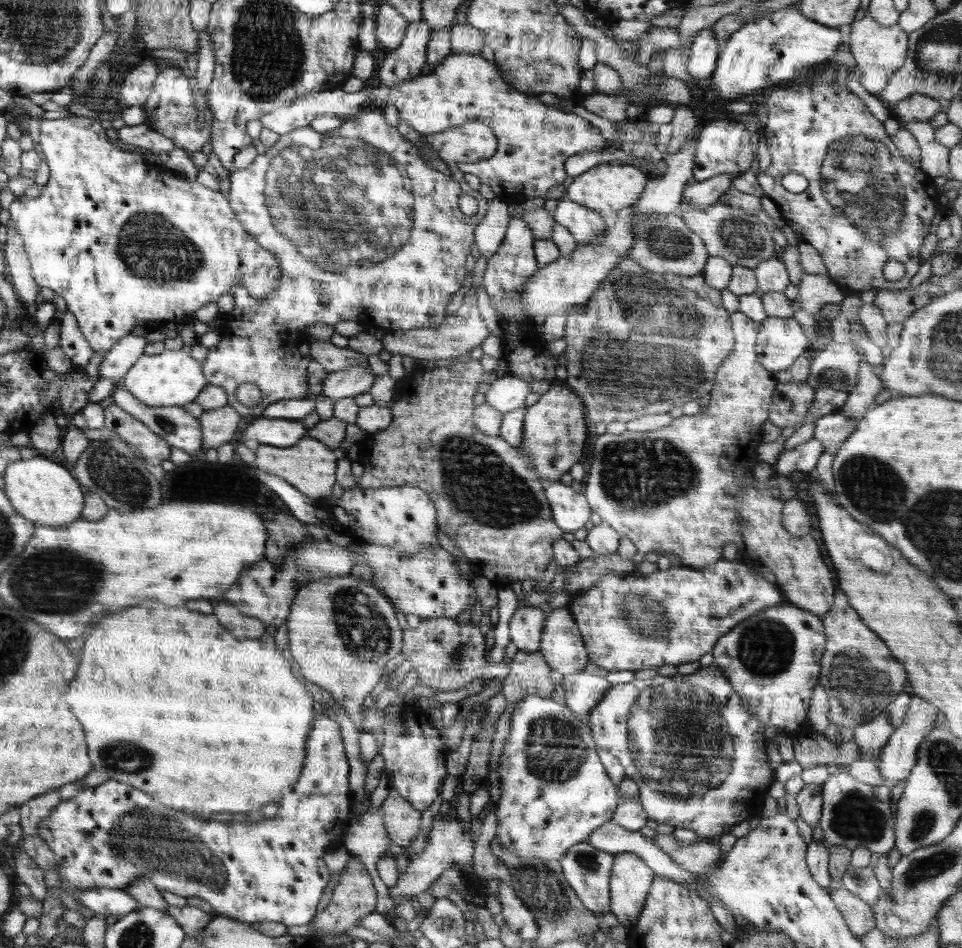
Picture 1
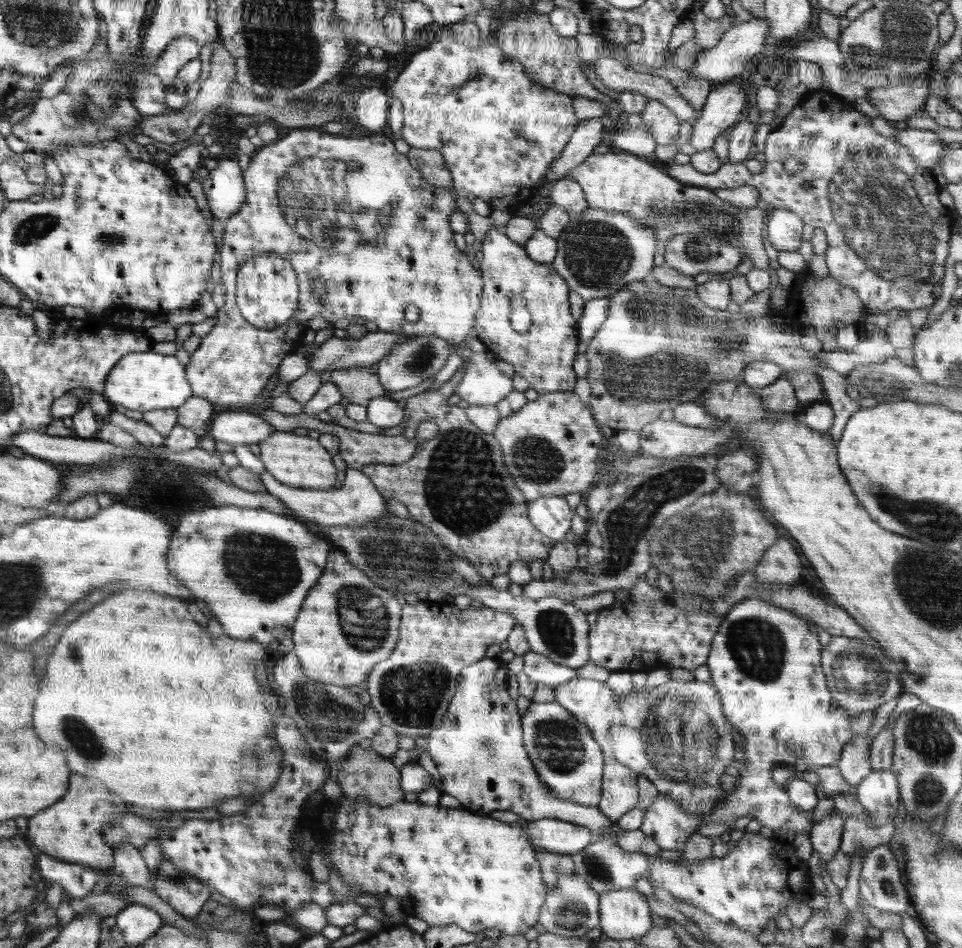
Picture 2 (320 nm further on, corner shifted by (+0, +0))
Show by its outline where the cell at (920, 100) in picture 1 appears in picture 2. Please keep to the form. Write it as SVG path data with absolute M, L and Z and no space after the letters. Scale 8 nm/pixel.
M921 72L914 80L902 85L872 88L866 100L878 109L883 119L891 123L905 121L925 106L926 99L932 93L930 78L930 72Z

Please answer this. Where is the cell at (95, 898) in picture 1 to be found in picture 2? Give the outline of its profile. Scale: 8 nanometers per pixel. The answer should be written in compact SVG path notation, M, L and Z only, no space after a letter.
M44 854L38 857L38 868L44 878L50 882L57 882L64 892L69 892L73 897L84 897L92 893L94 884L100 878L100 871L92 867L60 861Z

